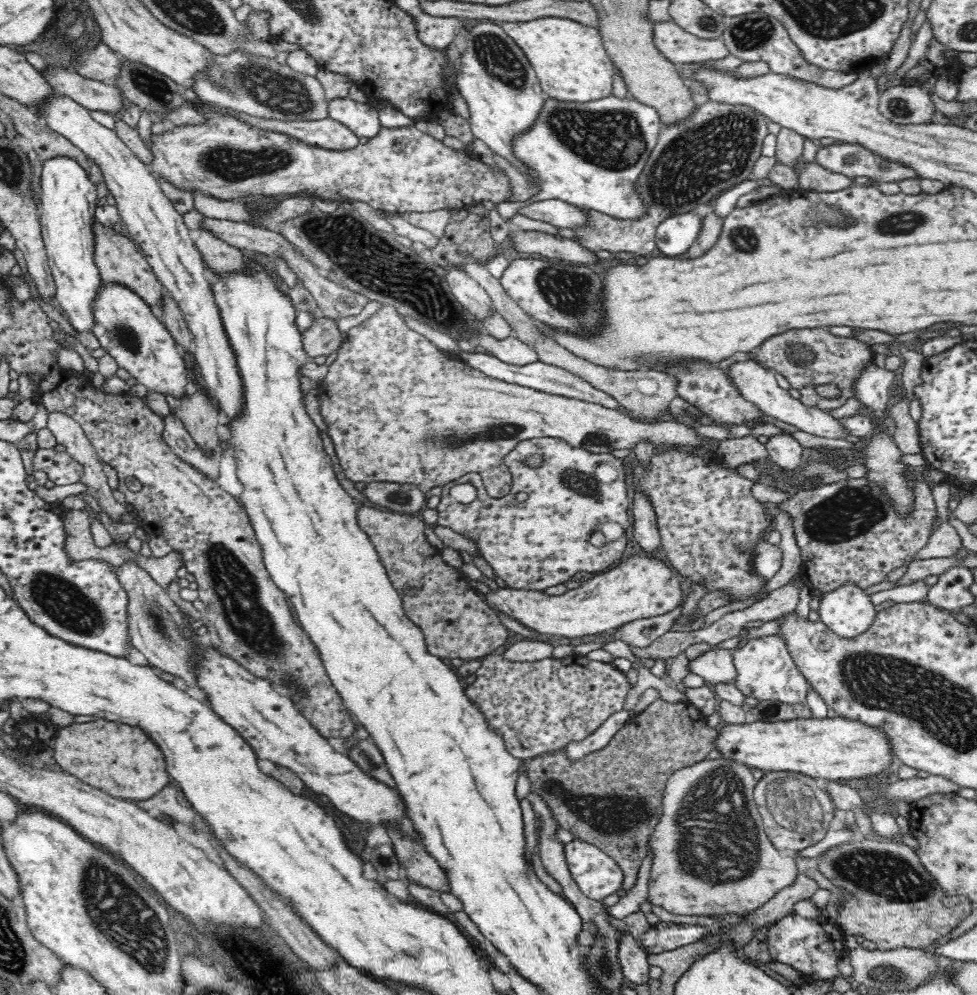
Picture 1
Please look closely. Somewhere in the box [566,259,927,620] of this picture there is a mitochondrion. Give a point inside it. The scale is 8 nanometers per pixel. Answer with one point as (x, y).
(852, 512)

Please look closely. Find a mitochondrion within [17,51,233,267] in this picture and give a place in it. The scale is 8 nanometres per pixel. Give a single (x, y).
(154, 86)

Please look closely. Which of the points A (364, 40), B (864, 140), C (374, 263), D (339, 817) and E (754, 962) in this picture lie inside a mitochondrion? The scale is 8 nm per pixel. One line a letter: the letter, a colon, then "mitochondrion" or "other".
A: other
B: other
C: mitochondrion
D: other
E: other

